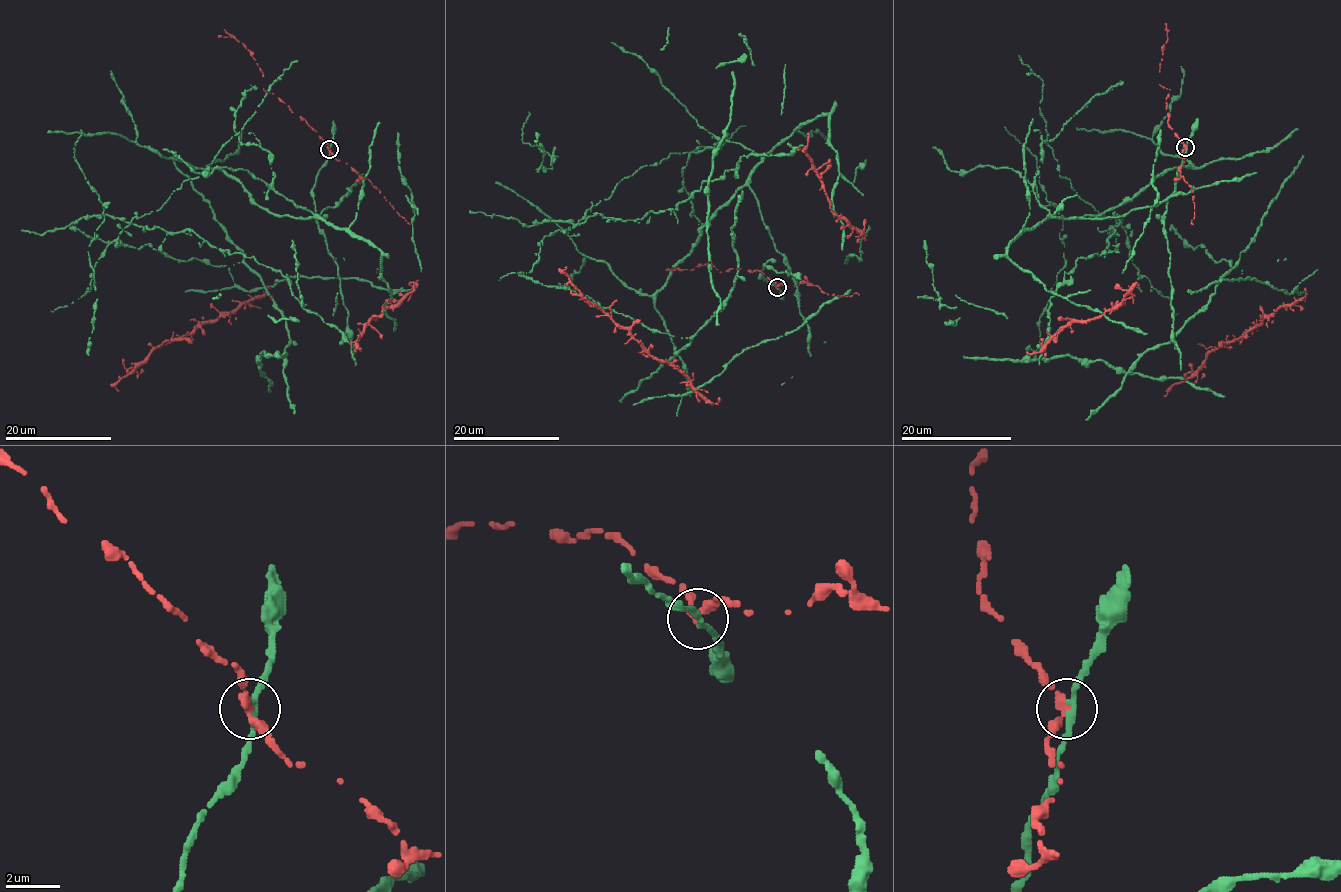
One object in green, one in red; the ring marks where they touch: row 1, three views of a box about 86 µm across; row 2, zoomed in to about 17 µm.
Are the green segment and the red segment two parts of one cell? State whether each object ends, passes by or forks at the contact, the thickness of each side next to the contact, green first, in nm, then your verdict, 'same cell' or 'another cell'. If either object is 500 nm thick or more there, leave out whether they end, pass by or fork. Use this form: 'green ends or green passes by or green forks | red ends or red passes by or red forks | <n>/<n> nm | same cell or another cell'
green passes by | red passes by | 220/280 nm | another cell

